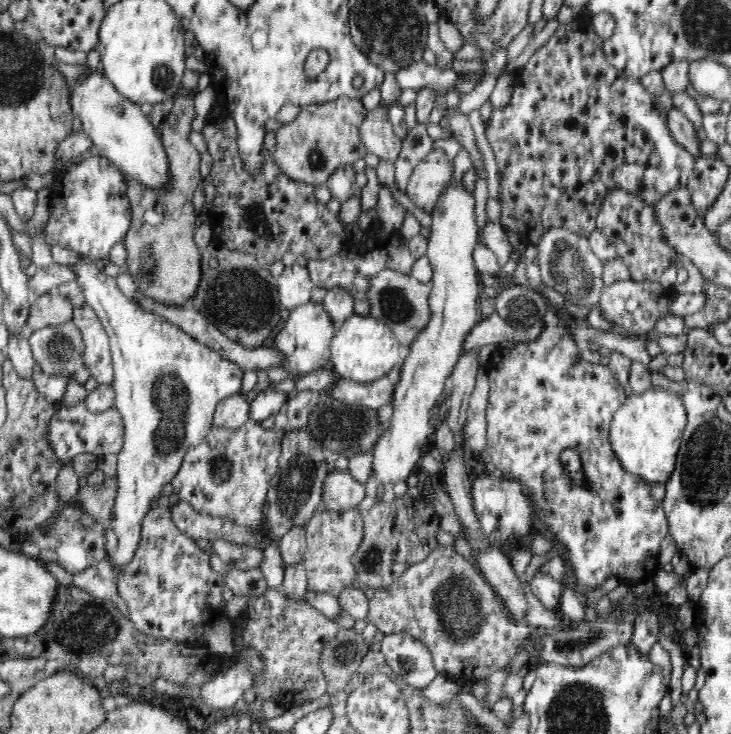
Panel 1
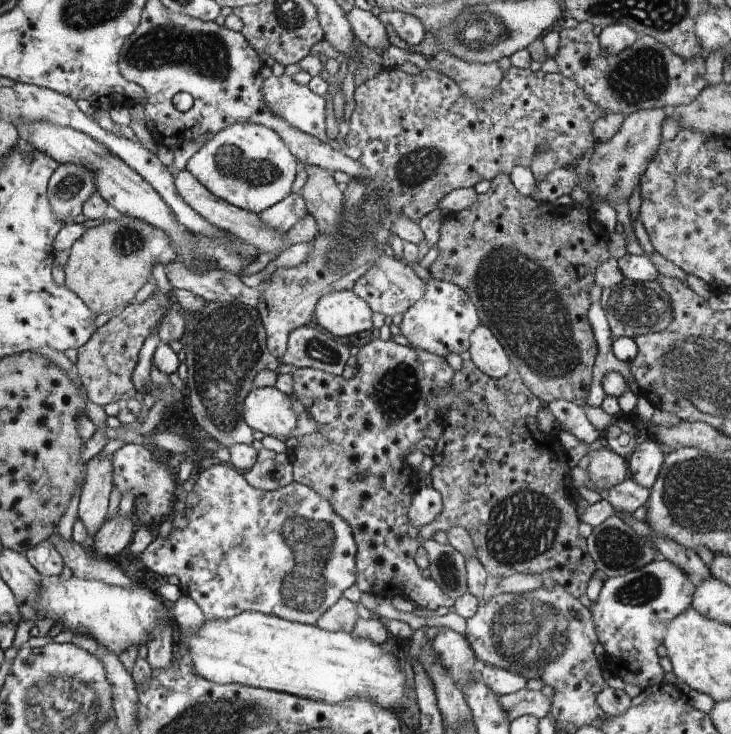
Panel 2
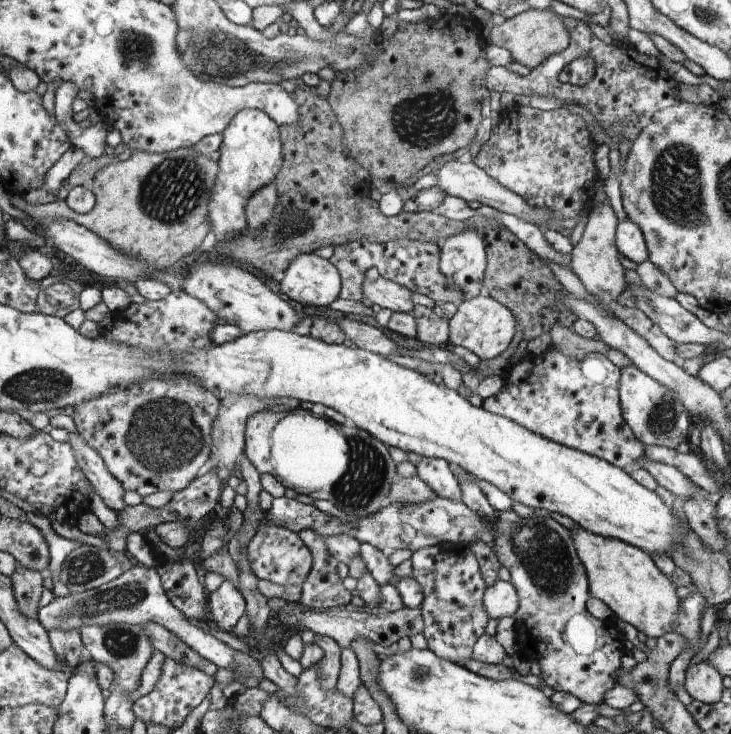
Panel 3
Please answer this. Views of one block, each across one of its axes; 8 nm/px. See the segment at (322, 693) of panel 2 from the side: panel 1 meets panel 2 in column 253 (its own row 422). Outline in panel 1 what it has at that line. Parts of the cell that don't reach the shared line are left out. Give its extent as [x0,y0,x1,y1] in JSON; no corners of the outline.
[609,388,687,486]

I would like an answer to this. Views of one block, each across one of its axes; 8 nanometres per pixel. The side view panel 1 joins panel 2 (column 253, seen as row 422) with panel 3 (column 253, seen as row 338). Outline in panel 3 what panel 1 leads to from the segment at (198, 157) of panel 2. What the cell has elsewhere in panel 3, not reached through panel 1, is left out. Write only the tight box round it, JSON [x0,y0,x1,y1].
[208,109,283,242]

